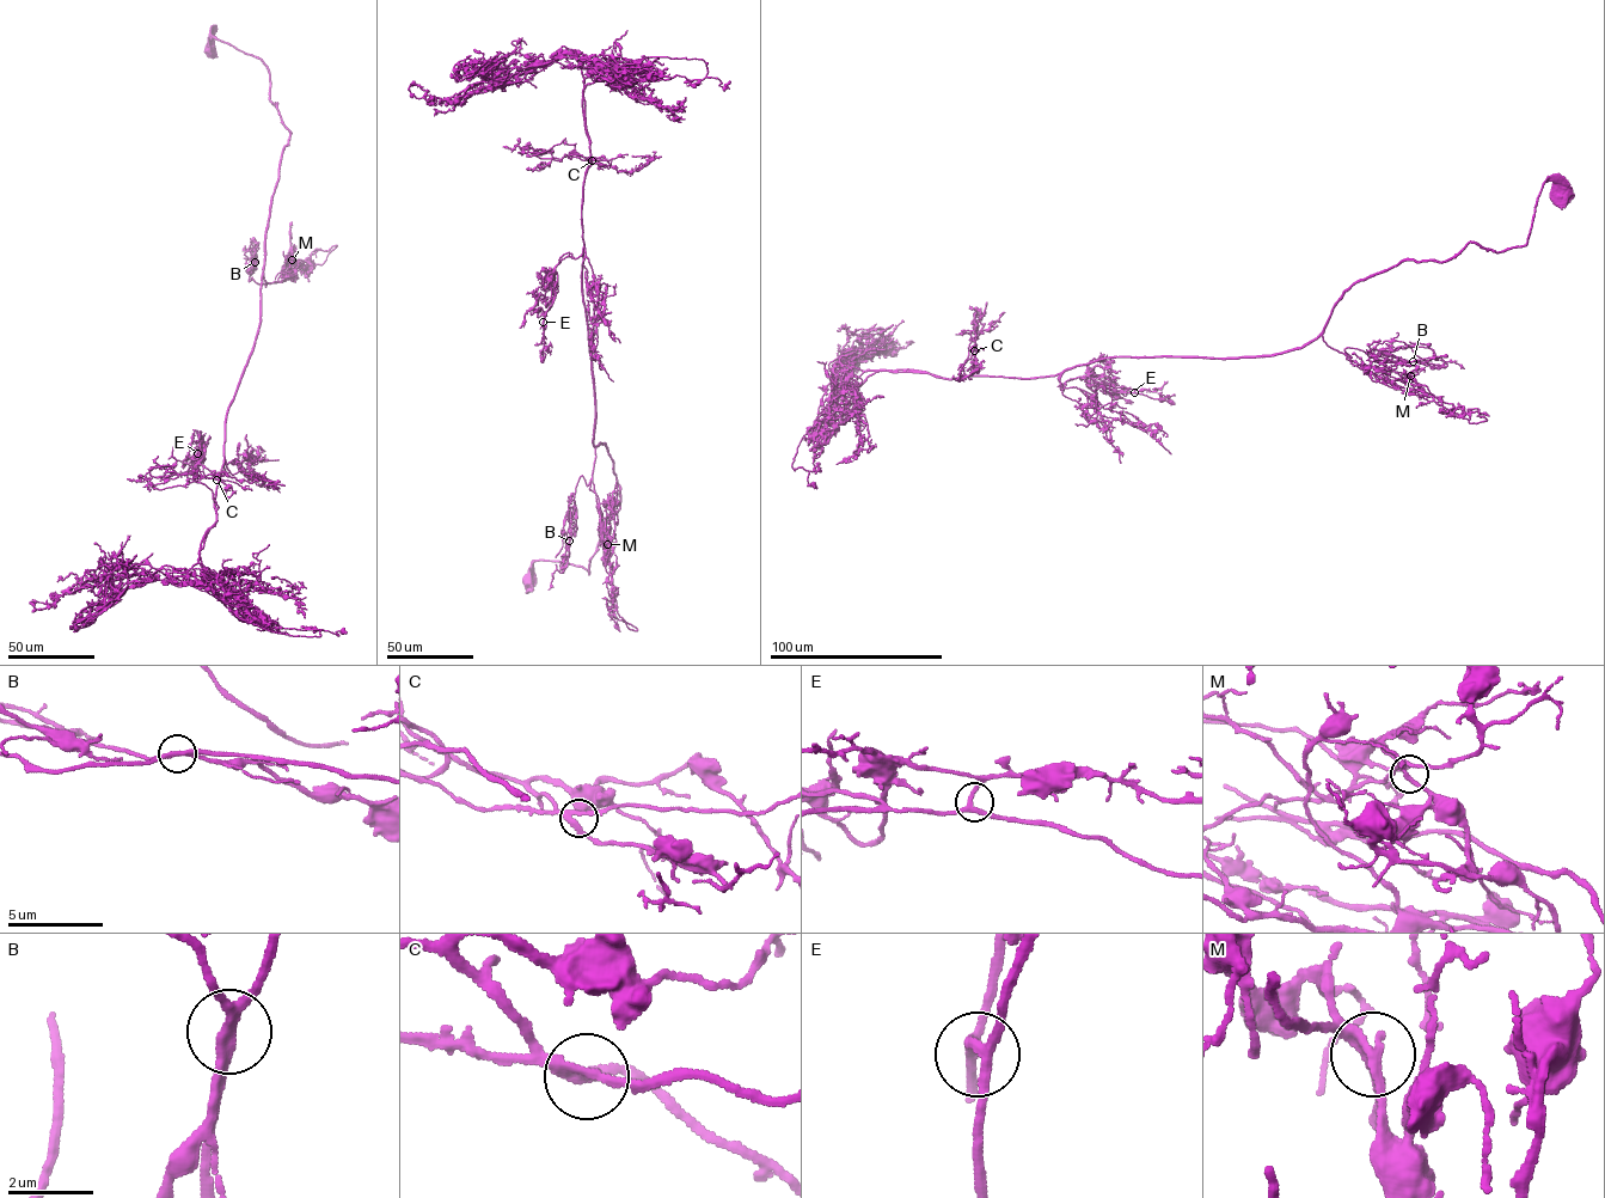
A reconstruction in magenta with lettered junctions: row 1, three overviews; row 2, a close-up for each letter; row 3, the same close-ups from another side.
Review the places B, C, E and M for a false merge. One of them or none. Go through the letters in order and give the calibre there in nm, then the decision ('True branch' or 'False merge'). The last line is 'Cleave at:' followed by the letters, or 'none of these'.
B: Thickness 200 nm. True branch
C: Thickness 240 nm. True branch
E: Thickness 220 nm. True branch
M: Thickness 200 nm. True branch
Cleave at: none of these

